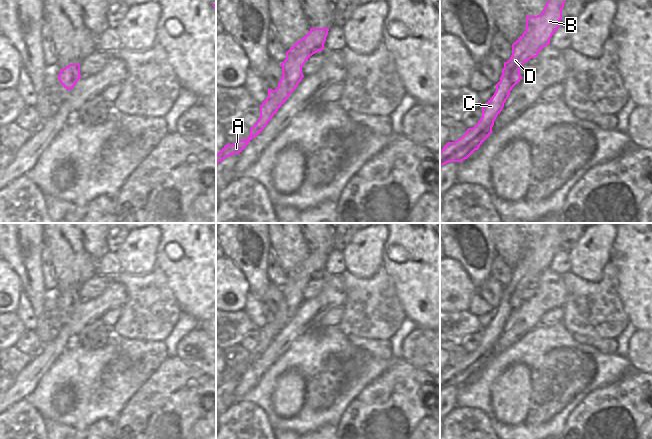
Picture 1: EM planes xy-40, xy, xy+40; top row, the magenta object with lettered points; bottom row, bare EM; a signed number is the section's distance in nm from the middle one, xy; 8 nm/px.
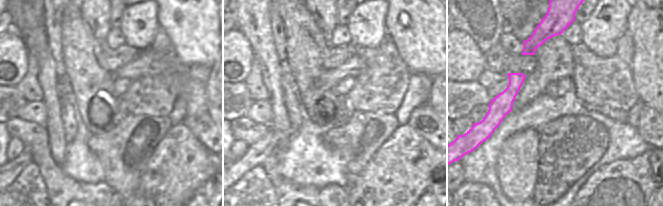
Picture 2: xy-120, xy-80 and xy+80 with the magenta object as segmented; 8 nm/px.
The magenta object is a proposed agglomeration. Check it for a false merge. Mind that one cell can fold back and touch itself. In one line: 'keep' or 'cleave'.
keep

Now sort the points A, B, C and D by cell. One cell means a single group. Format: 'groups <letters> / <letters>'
groups A B C D

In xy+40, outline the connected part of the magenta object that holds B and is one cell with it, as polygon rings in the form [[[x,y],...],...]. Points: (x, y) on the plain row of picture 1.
[[[548,223],[543,235],[537,240],[526,240],[524,257],[512,268],[512,279],[504,286],[500,305],[494,319],[483,329],[482,341],[473,352],[455,366],[448,366],[440,374],[440,391],[449,386],[467,383],[493,356],[496,341],[504,331],[512,312],[522,303],[520,291],[538,280],[550,268],[552,259],[560,251],[562,233],[568,223]]]

